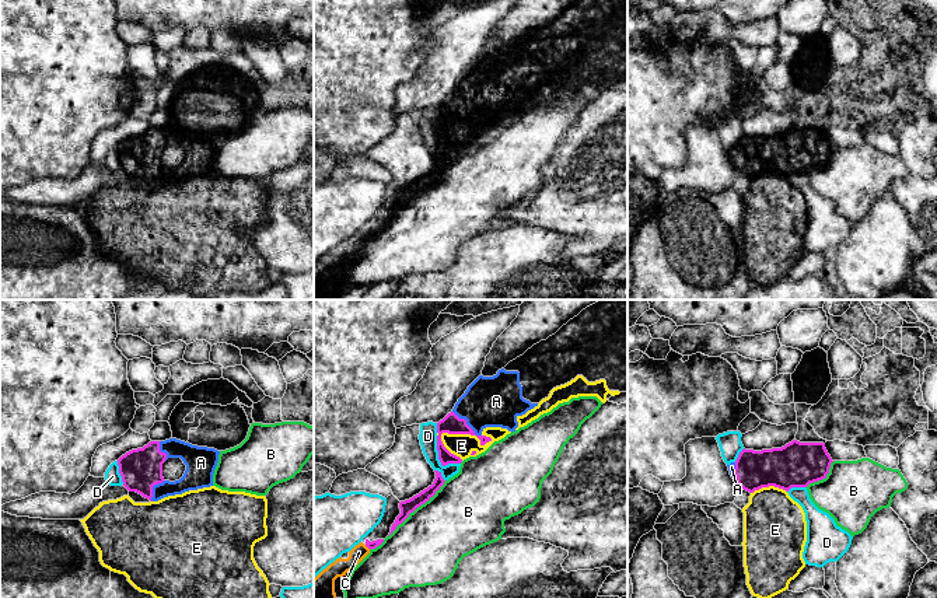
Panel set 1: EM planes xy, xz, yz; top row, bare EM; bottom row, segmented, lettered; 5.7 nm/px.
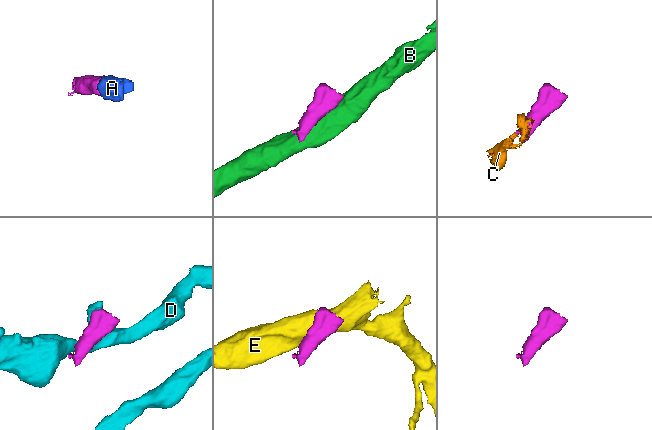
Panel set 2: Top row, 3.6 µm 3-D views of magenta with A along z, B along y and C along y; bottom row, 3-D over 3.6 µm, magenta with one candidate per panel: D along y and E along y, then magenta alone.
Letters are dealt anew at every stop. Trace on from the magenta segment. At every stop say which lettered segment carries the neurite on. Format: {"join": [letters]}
{"join": ["A", "C"]}

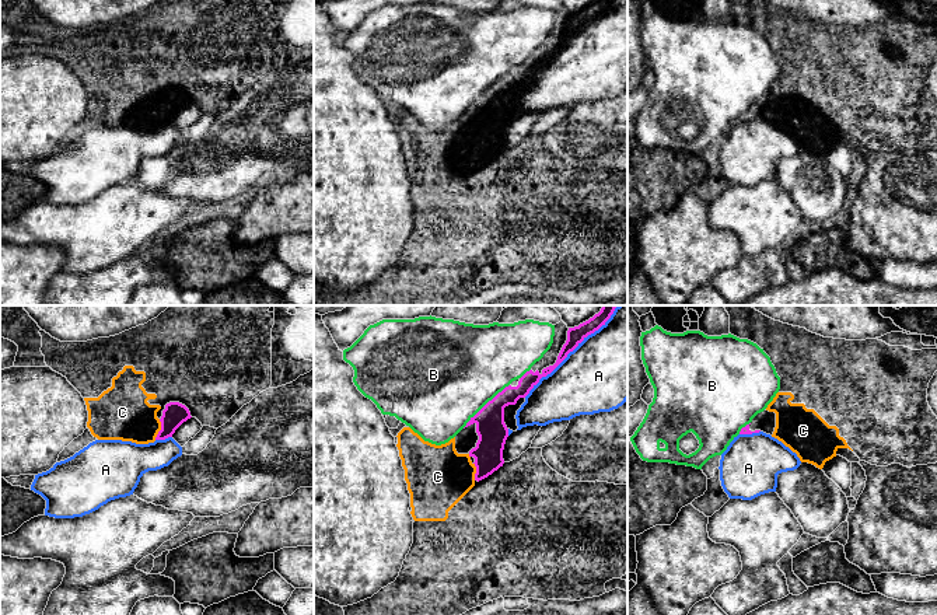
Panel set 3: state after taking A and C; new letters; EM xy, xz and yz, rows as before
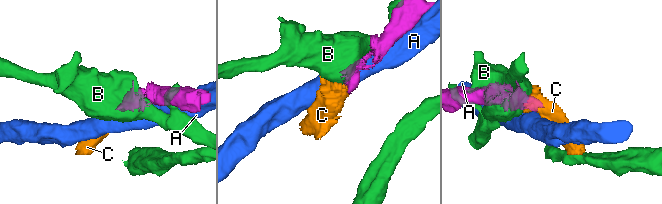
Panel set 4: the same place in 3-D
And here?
{"join": ["C"]}

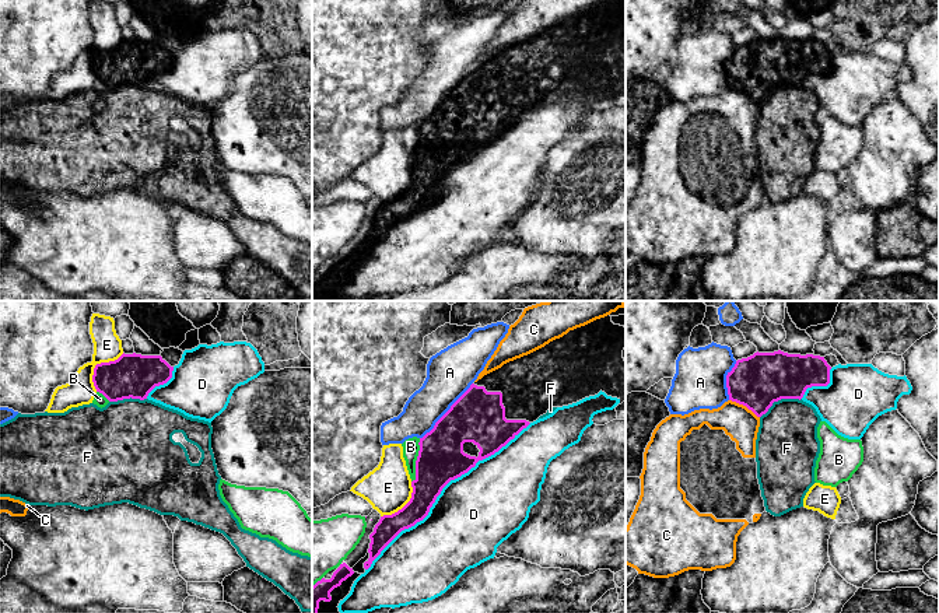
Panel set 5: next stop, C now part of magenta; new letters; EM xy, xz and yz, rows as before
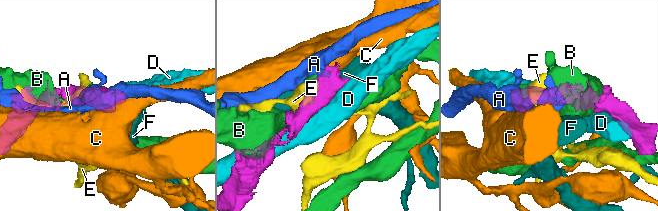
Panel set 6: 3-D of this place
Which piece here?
{"join": []}

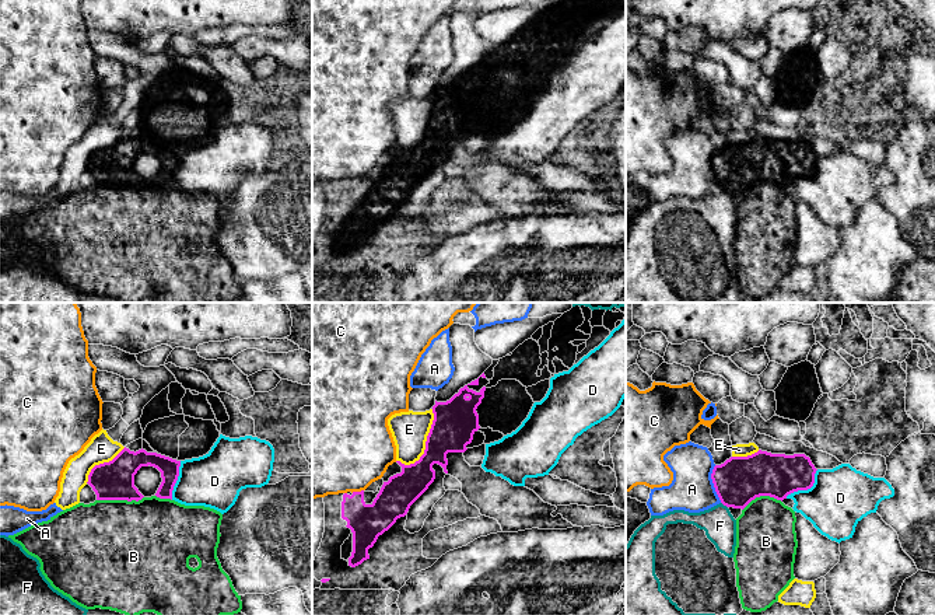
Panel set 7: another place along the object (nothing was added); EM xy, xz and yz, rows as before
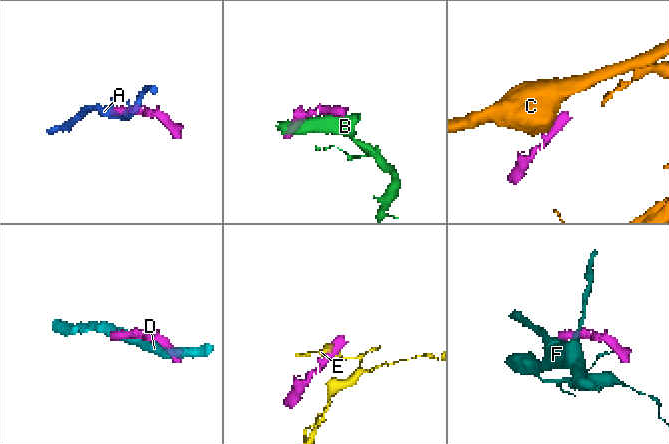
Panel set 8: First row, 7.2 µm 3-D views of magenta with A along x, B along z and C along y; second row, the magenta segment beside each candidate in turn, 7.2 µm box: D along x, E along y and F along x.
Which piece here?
{"join": []}

